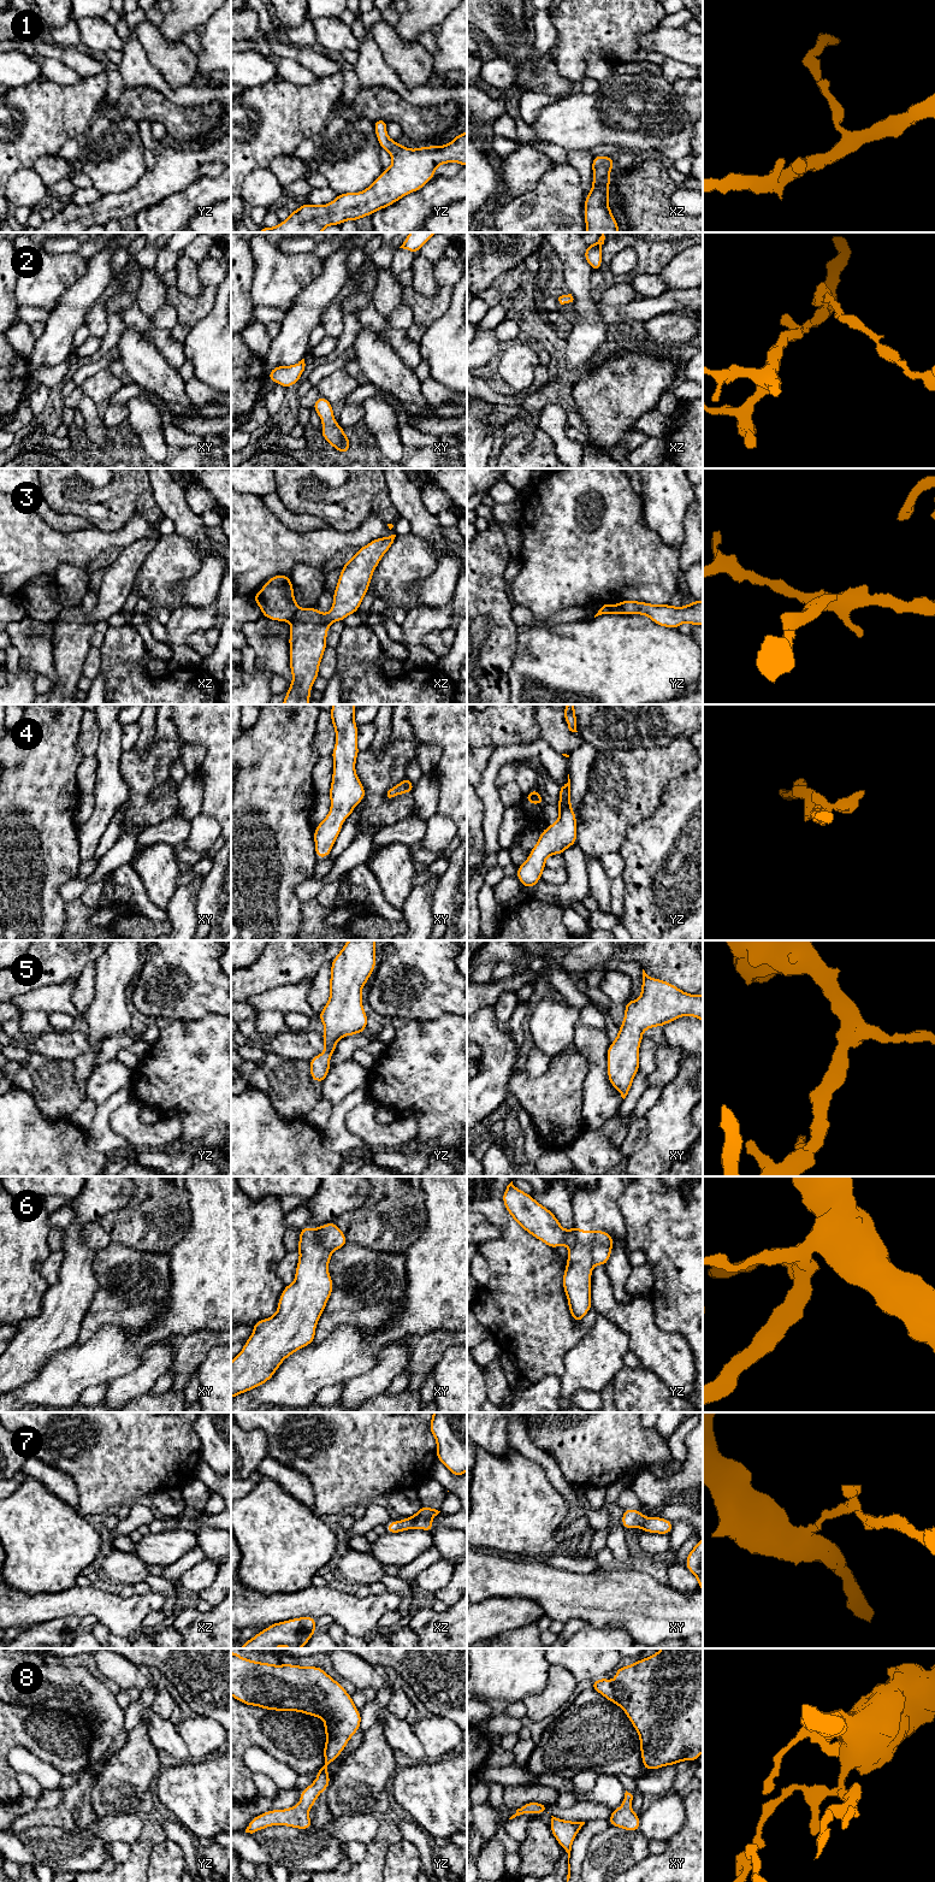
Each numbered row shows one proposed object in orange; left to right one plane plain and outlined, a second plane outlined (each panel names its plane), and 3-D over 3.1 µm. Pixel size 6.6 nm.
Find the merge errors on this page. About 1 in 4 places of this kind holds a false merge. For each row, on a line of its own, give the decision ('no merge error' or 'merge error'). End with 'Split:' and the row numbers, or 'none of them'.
1: no merge error
2: no merge error
3: merge error
4: no merge error
5: no merge error
6: merge error
7: no merge error
8: no merge error
Split: 3, 6

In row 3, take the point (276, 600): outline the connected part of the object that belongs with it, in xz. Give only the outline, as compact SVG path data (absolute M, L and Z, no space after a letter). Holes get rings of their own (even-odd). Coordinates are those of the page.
M285 574L273 576L253 598L262 616L276 621L291 621L298 610L291 579Z

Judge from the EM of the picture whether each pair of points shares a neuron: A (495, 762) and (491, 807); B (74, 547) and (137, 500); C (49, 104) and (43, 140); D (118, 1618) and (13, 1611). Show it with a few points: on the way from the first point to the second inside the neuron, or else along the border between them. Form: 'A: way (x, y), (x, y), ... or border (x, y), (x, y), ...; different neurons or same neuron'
A: way (490, 773), (490, 796); same neuron
B: border (125, 523), (111, 532), (94, 527); different neurons
C: way (43, 112), (43, 131); same neuron
D: way (92, 1605), (40, 1608); same neuron

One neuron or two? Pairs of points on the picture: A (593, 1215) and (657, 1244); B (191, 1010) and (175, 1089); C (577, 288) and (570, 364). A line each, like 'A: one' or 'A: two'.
A: two
B: two
C: one

